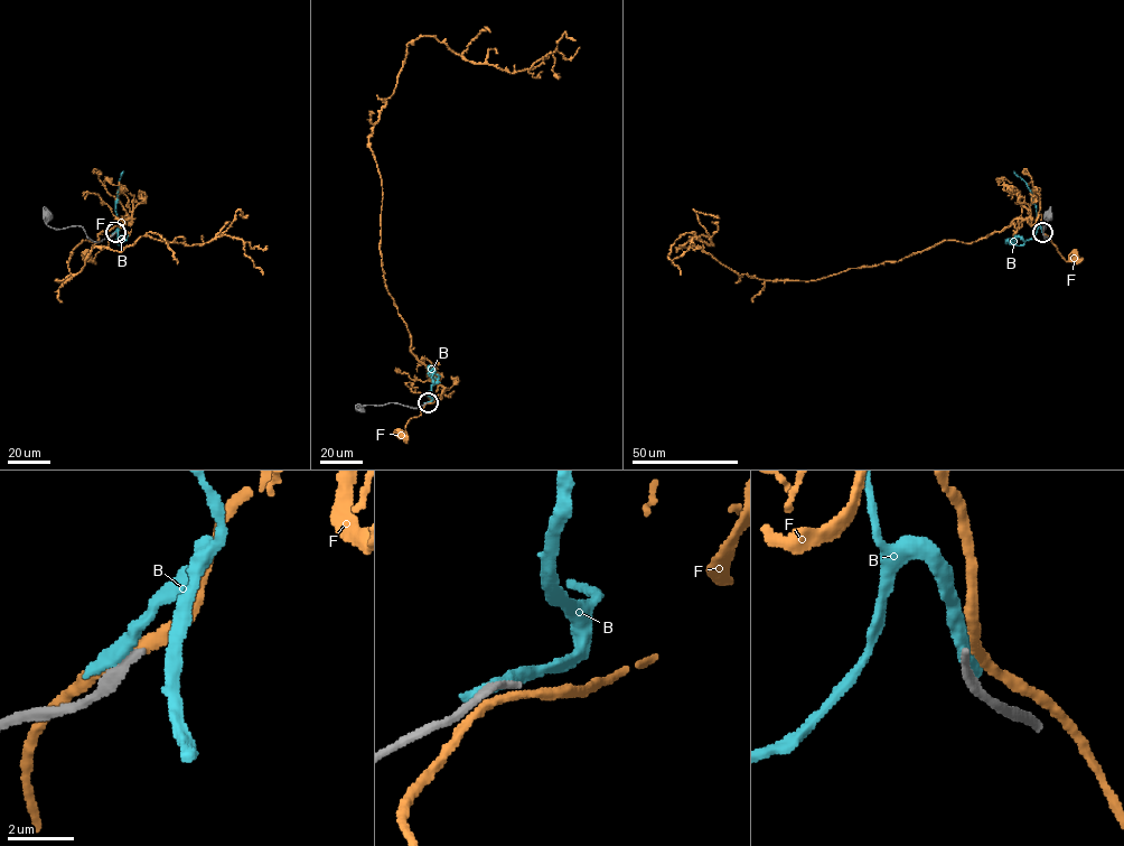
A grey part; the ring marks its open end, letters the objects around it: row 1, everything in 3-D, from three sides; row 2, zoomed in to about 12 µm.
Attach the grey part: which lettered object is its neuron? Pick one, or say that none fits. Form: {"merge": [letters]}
{"merge": []}

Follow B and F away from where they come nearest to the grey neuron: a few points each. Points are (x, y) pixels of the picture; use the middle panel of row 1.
B: (425, 402), (432, 399), (428, 396), (436, 373)
F: (428, 402), (399, 434)

